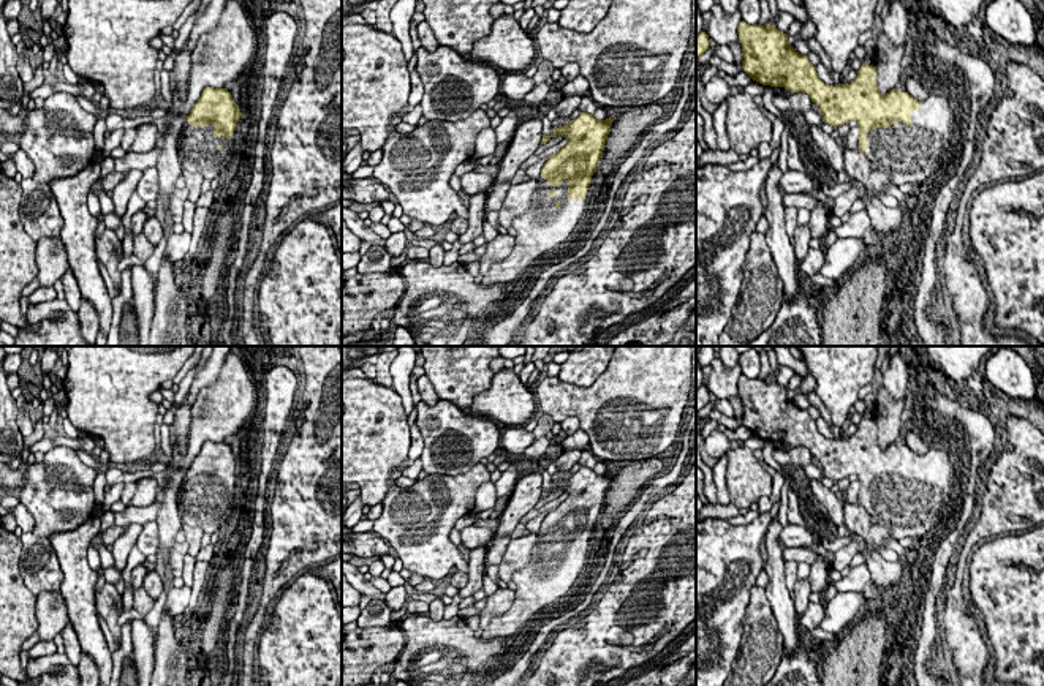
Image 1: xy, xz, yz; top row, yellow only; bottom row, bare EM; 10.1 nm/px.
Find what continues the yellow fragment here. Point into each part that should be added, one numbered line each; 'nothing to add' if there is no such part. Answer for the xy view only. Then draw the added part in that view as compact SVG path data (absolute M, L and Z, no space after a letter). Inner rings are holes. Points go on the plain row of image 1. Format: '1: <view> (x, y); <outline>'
nothing to add

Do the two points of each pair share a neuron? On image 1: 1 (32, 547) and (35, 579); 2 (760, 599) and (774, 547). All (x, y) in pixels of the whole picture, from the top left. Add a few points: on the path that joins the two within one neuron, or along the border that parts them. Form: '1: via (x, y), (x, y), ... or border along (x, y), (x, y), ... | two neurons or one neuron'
1: via (34, 555), (35, 571) | one neuron
2: border along (764, 588), (777, 623) | two neurons

